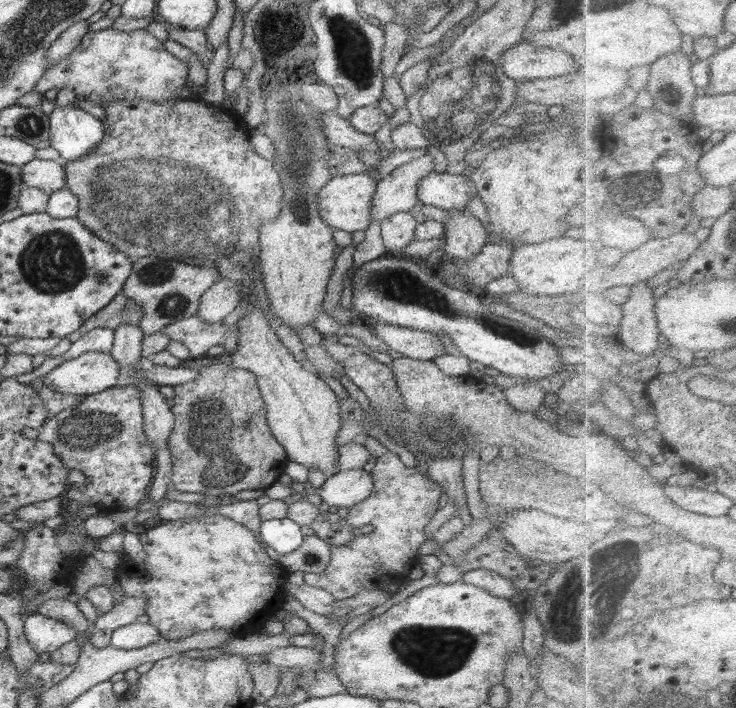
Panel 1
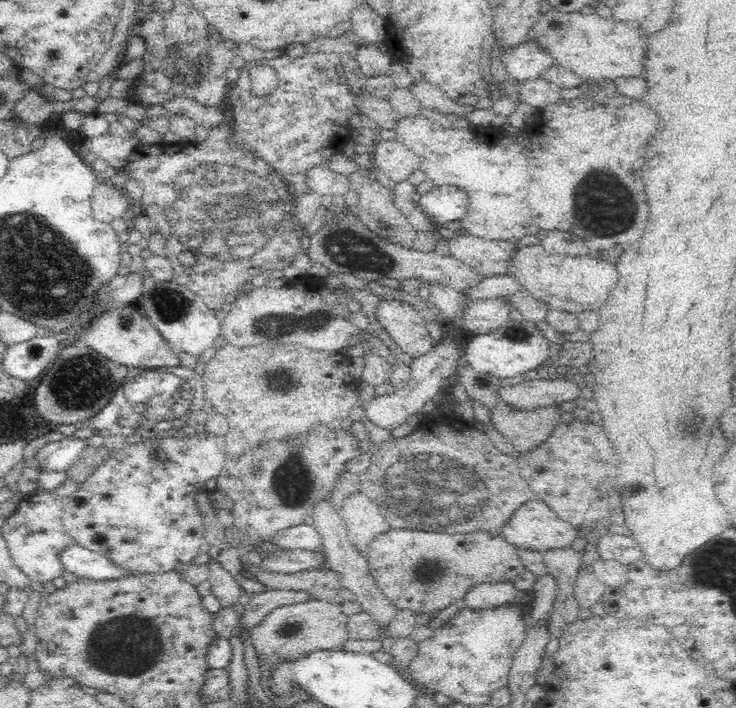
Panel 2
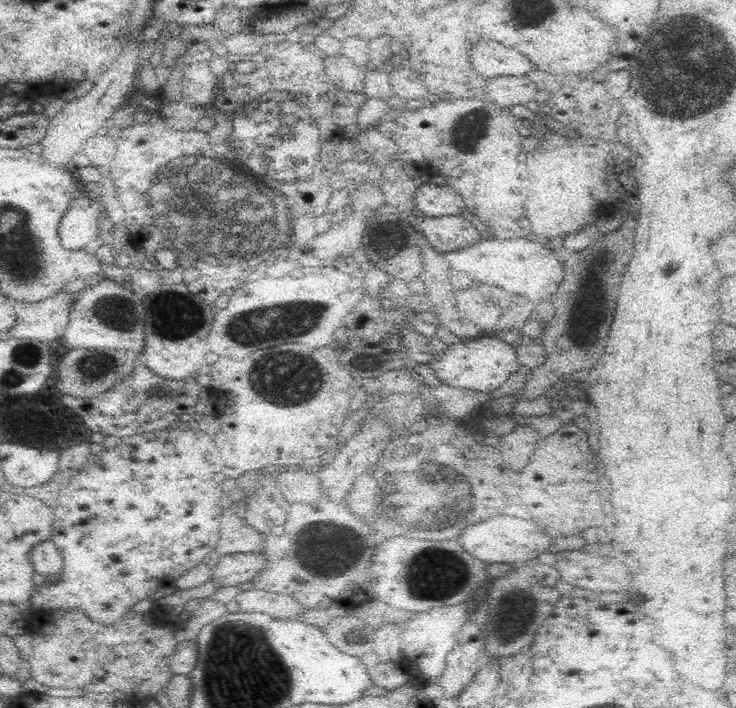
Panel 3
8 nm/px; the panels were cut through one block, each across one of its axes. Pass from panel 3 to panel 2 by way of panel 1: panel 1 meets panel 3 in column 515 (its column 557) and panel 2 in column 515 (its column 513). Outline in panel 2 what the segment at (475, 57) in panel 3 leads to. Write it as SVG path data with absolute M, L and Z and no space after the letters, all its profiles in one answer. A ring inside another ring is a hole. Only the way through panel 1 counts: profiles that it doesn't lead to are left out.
M526 40L504 53L502 63L506 66L508 78L522 82L541 77L546 70L554 68L556 60L536 41Z

